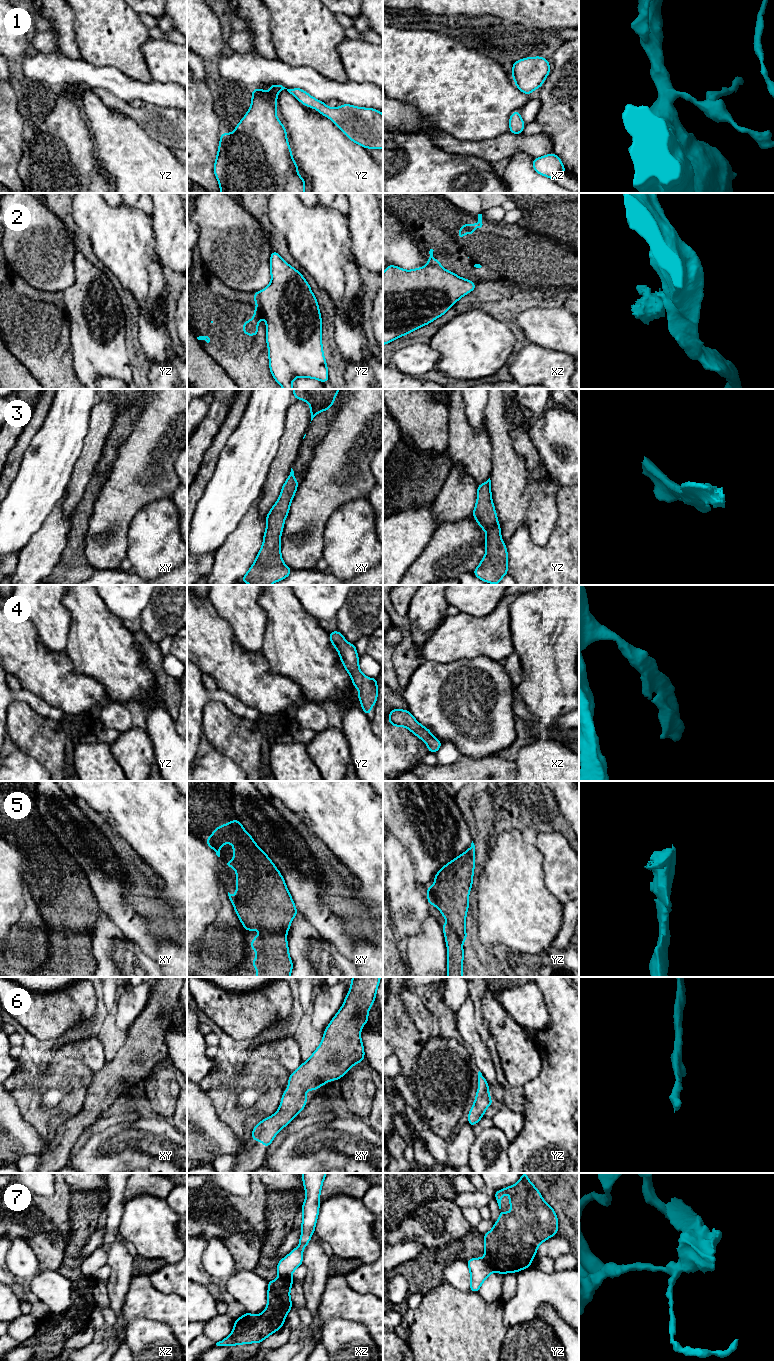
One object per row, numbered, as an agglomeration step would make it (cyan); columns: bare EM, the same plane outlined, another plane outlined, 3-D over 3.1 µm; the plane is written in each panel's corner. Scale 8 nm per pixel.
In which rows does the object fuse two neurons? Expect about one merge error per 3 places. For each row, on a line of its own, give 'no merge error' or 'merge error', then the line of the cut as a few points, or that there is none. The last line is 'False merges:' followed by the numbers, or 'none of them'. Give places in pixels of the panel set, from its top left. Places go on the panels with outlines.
1: no merge error; no cut
2: merge error; cut in yz along (259, 292), (260, 304)
3: no merge error; no cut
4: no merge error; no cut
5: no merge error; no cut
6: no merge error; no cut
7: merge error; cut in yz along (481, 1258), (493, 1271)
False merges: 2, 7

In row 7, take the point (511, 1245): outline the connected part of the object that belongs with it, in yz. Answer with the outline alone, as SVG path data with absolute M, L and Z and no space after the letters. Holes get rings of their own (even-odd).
M527 1173L516 1184L495 1192L499 1209L507 1191L511 1212L500 1210L498 1221L483 1235L485 1255L482 1259L499 1274L529 1268L538 1246L558 1234L555 1210L544 1201Z

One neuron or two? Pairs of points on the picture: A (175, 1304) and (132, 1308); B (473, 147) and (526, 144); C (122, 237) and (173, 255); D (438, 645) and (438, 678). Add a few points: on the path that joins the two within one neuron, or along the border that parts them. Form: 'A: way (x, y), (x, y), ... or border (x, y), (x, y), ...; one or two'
A: way (164, 1304), (143, 1304); one
B: way (486, 147), (513, 144); one
C: border (151, 226), (156, 253), (165, 267); two
D: border (461, 658), (446, 663), (424, 661); two

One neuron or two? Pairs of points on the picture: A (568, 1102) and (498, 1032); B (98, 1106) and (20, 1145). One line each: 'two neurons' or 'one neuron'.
A: two neurons
B: two neurons

